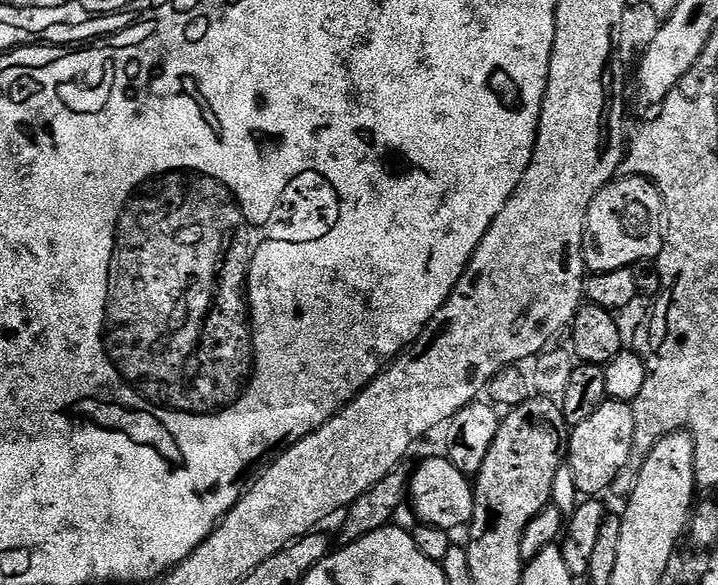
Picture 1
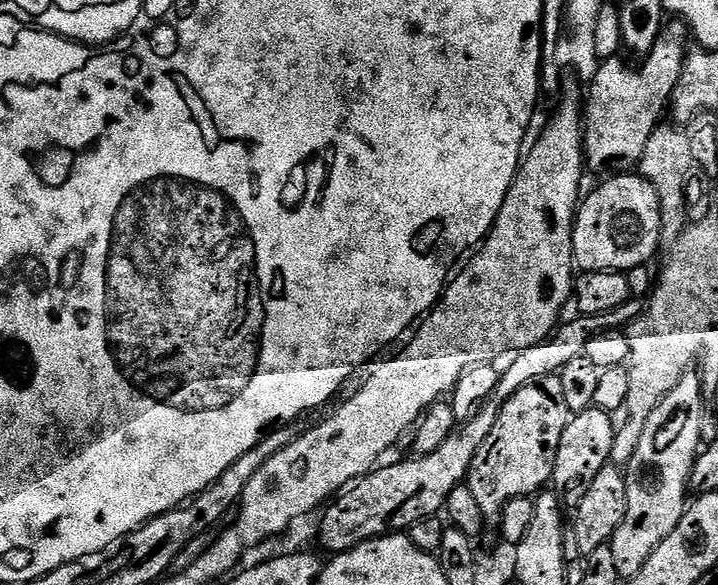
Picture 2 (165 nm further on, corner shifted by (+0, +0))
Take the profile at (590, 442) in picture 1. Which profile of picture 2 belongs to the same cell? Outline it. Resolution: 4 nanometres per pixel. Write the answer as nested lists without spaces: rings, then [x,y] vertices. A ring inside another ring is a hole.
[[[593,406],[585,412],[575,413],[569,419],[566,430],[562,430],[562,442],[558,442],[558,458],[554,458],[550,484],[565,509],[575,510],[582,498],[586,498],[586,490],[590,490],[594,478],[609,467],[618,431],[618,424],[612,420],[615,420],[613,413]]]

